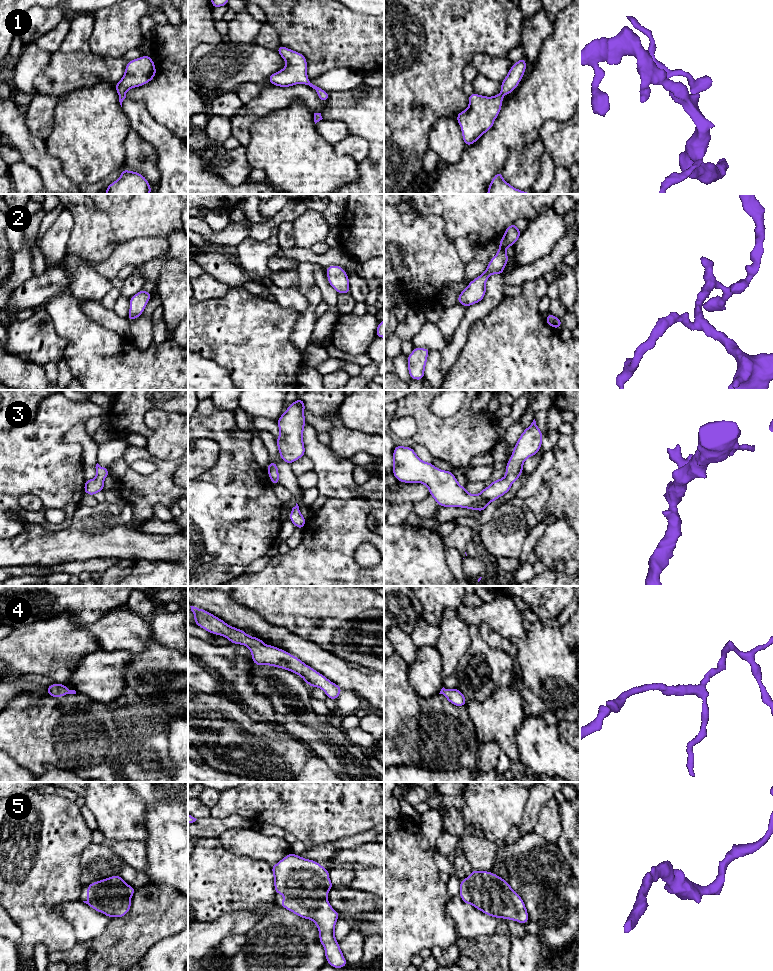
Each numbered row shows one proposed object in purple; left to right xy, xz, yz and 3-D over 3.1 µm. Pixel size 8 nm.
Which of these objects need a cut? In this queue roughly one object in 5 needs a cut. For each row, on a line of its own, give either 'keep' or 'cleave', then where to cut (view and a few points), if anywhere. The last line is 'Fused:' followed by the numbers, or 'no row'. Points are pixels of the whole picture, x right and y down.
1: keep | no cut
2: keep | no cut
3: keep | no cut
4: keep | no cut
5: keep | no cut
Fused: no row

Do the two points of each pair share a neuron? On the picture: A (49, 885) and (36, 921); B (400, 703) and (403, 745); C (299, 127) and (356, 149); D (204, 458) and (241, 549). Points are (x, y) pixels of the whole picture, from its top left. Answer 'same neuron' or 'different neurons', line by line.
A: same neuron
B: same neuron
C: different neurons
D: different neurons

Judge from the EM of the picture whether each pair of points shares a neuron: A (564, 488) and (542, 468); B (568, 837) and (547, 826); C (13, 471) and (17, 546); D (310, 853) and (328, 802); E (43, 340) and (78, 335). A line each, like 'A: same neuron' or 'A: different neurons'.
A: different neurons
B: different neurons
C: different neurons
D: different neurons
E: different neurons

